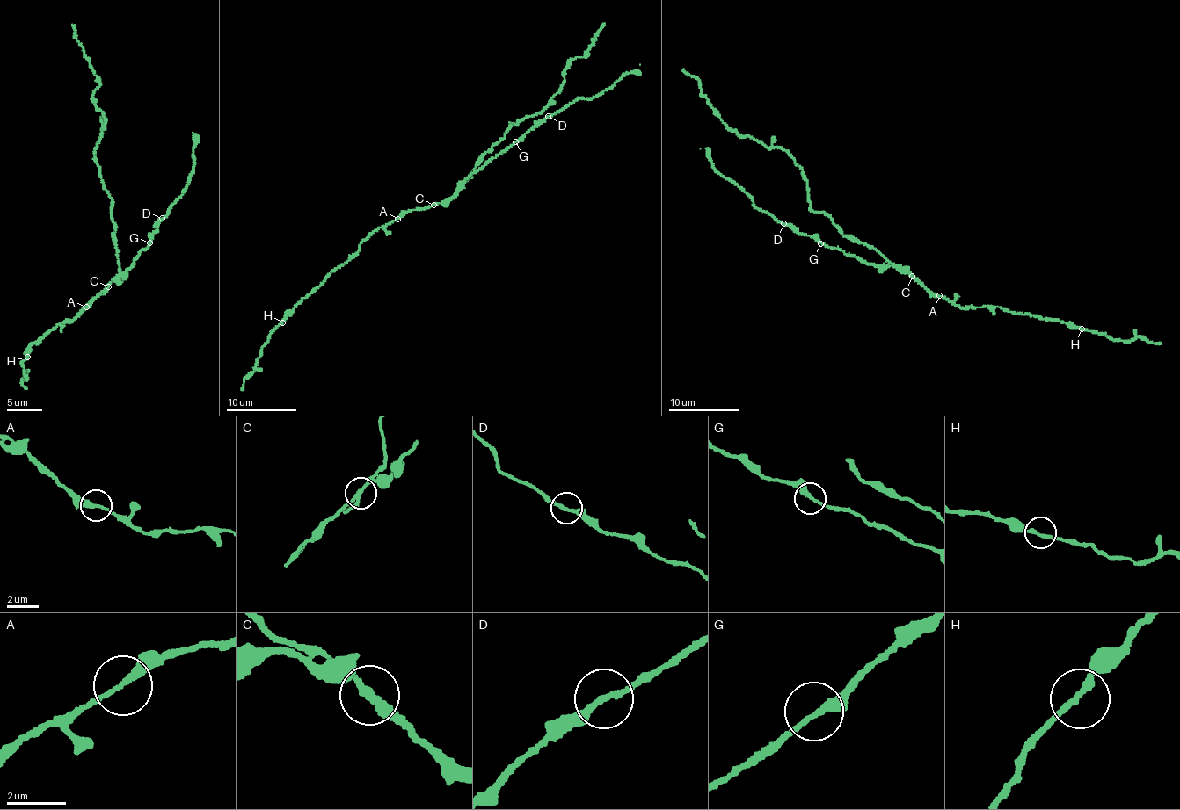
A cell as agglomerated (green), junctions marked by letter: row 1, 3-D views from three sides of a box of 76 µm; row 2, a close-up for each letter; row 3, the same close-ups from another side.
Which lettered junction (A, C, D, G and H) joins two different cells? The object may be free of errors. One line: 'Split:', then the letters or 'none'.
Split: C

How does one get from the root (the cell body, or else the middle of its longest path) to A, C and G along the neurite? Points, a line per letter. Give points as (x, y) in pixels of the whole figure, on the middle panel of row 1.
A: (462, 186), (450, 198), (428, 208), (411, 210), (397, 219)
C: (462, 186), (450, 198), (434, 205)
G: (462, 186), (455, 192), (455, 197), (469, 175), (515, 141)

